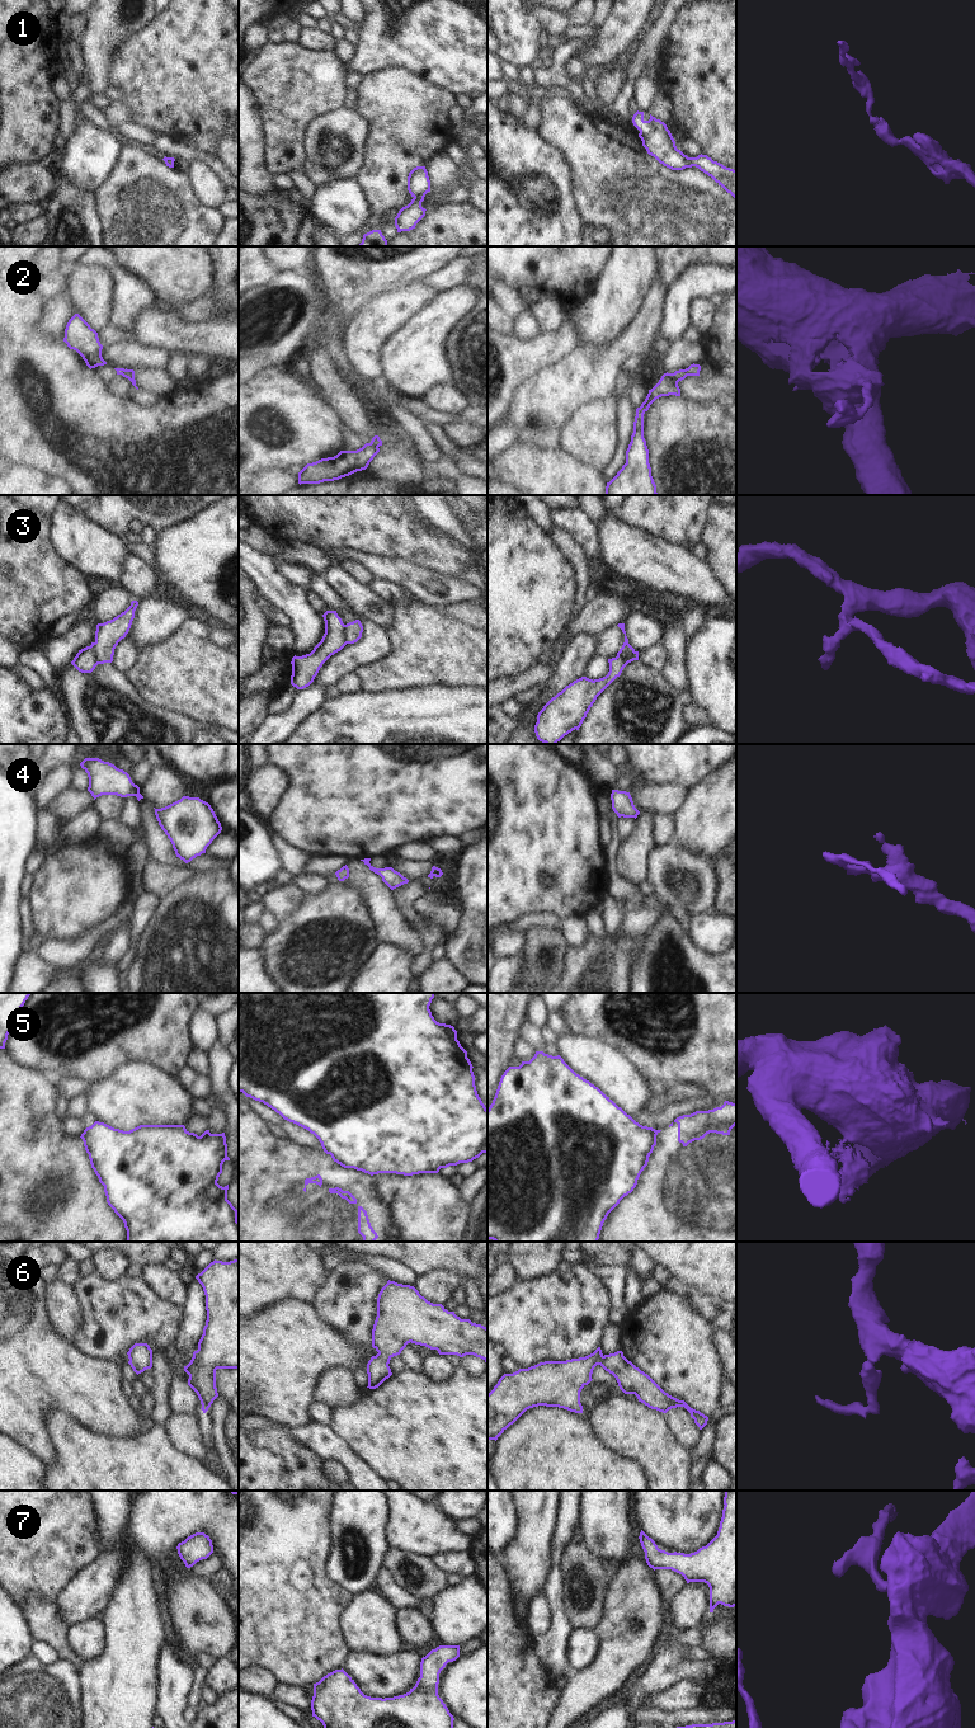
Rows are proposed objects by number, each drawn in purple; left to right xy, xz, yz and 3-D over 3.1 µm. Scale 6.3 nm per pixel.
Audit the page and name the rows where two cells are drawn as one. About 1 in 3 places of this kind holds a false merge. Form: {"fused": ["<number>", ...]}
{"fused": ["3", "5"]}

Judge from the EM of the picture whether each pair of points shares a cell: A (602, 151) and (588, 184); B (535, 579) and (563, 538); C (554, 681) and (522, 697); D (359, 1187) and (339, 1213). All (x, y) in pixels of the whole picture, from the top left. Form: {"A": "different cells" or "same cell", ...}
{"A": "same cell", "B": "different cells", "C": "different cells", "D": "same cell"}

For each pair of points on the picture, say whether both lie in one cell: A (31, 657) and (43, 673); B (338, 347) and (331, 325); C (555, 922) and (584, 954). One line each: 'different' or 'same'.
A: same
B: same
C: different

